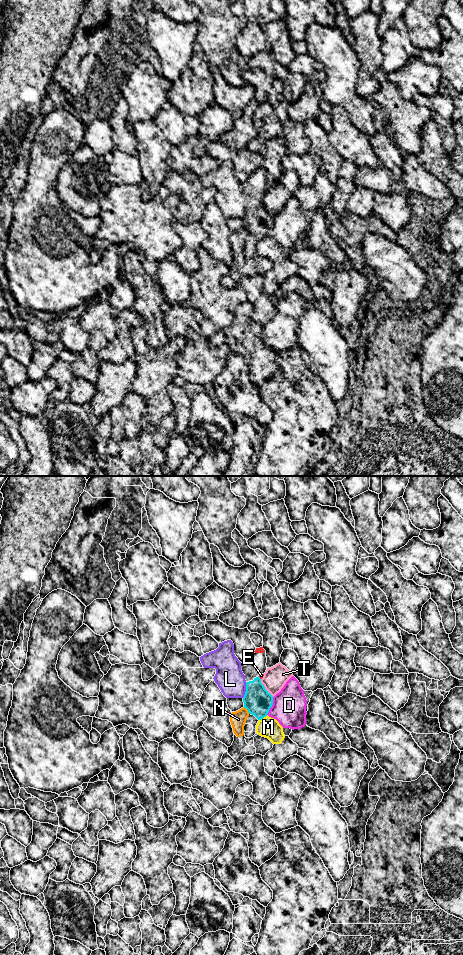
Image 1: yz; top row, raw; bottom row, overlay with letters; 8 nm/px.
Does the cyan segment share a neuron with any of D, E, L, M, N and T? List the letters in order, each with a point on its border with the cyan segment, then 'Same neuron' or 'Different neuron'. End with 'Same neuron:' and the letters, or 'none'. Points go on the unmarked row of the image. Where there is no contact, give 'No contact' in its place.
D: Touches cyan at yz (271, 226). Different neuron
E: Touches cyan at yz (259, 198). Same neuron
L: Touches cyan at yz (246, 210). Different neuron
M: Touches cyan at yz (263, 237). Different neuron
N: Touches cyan at yz (247, 229). Different neuron
T: Touches cyan at yz (264, 208). Different neuron
Same neuron: E

